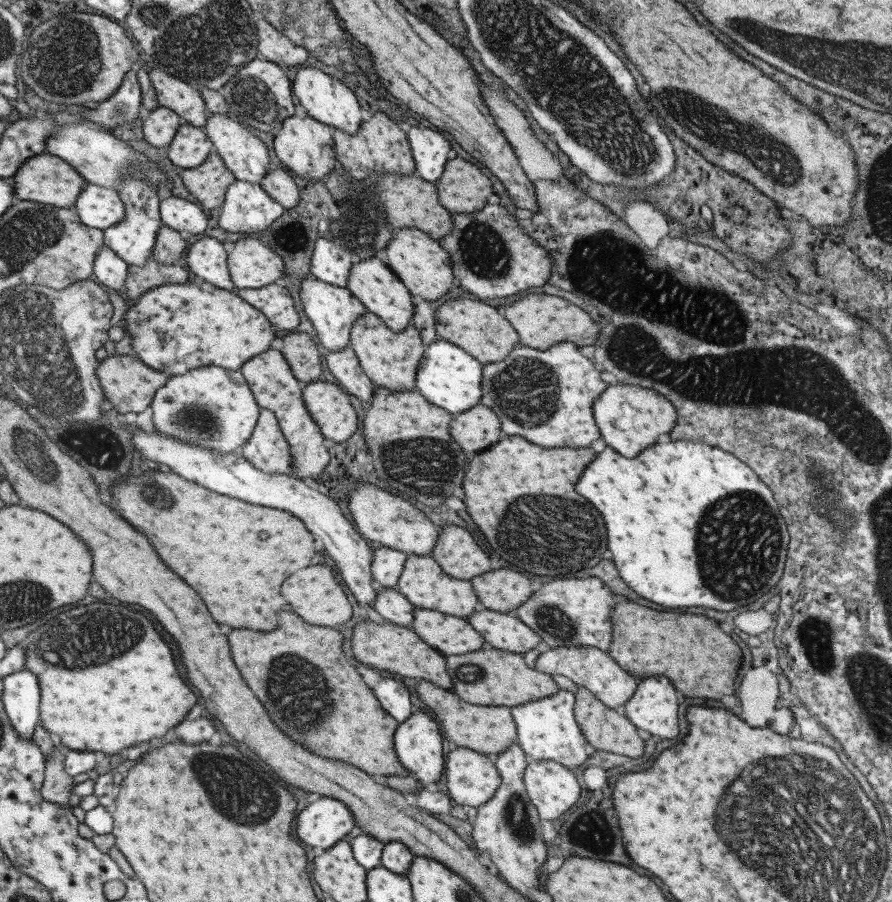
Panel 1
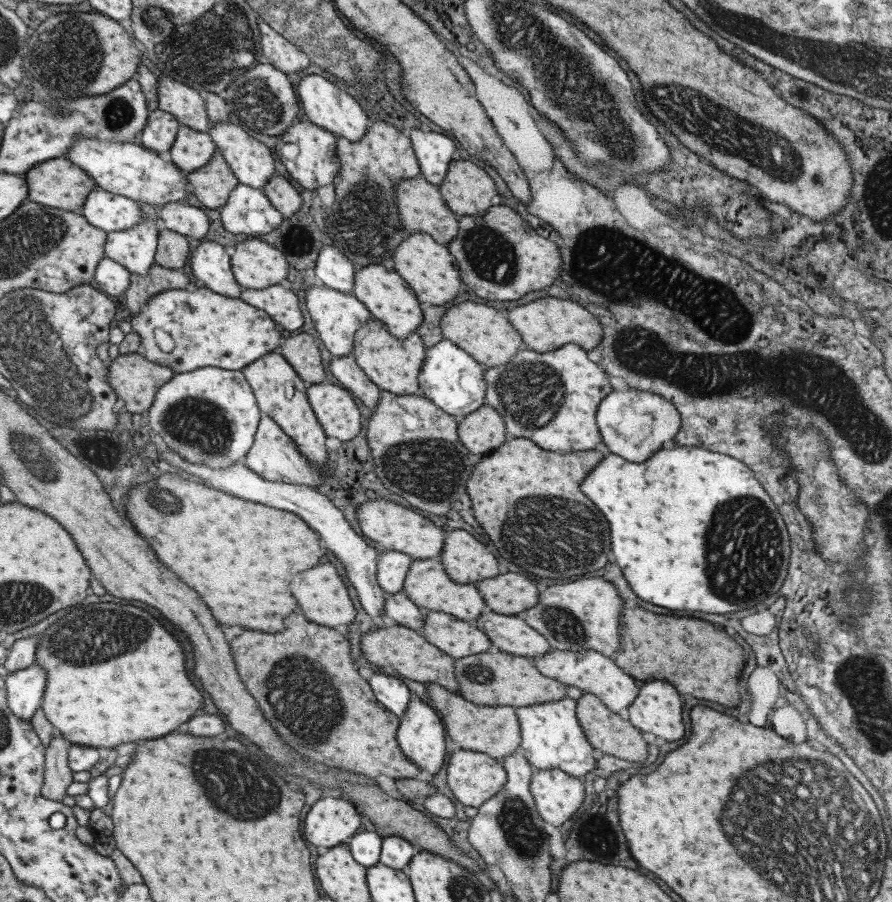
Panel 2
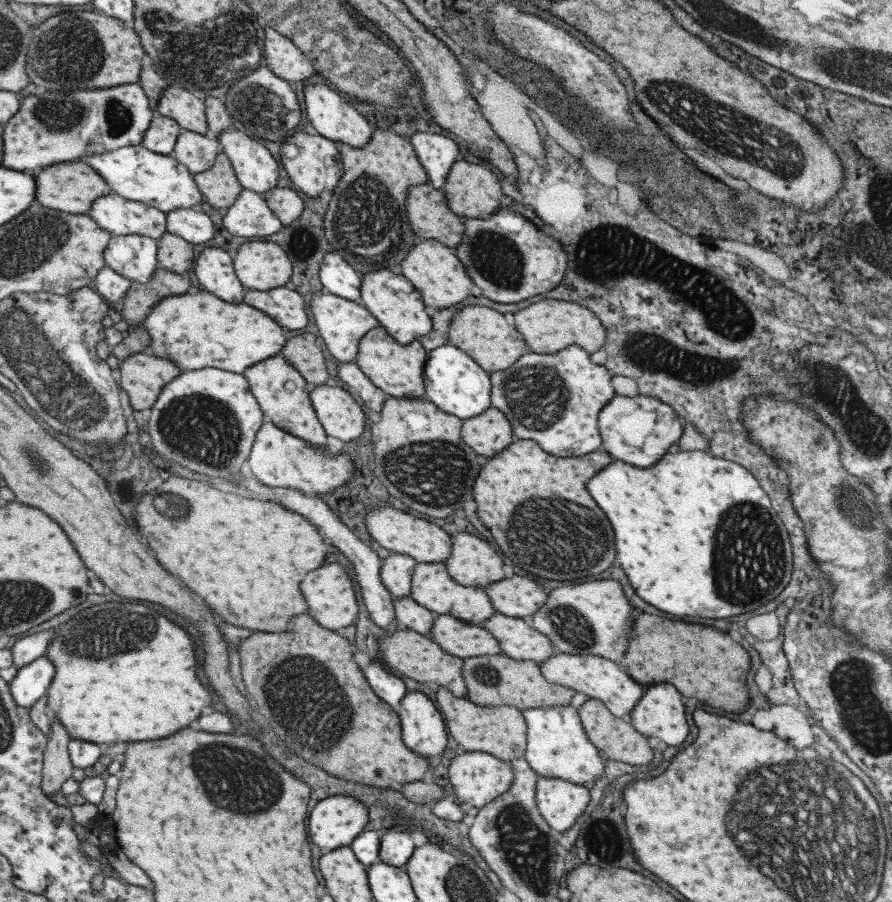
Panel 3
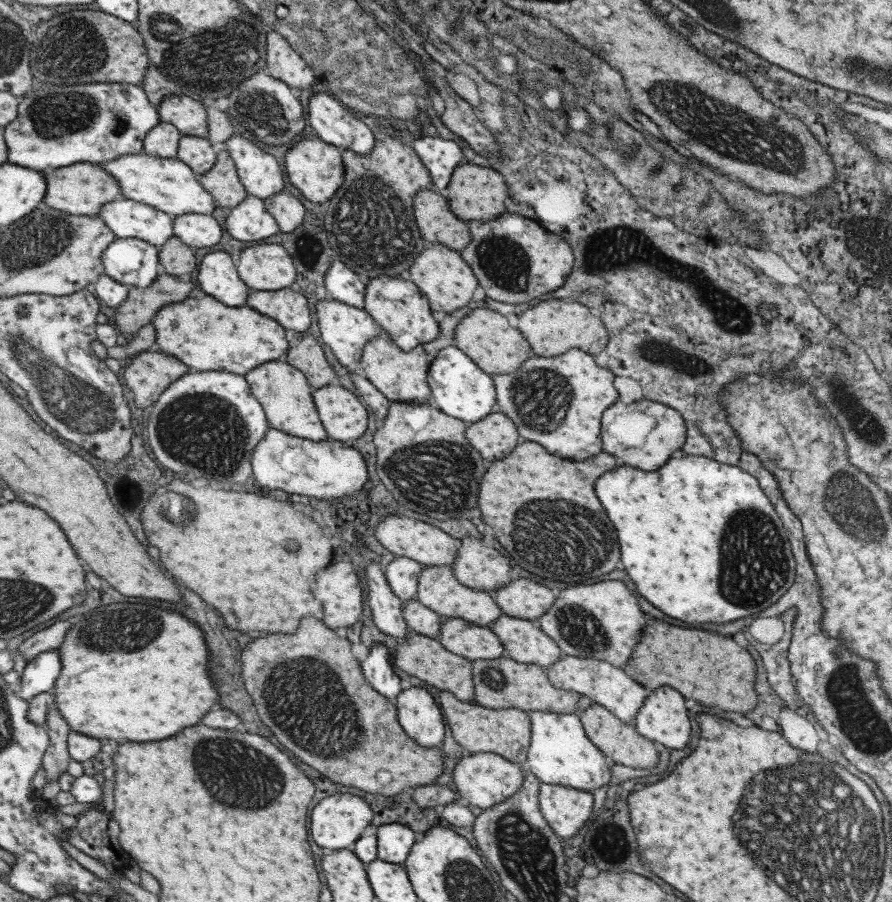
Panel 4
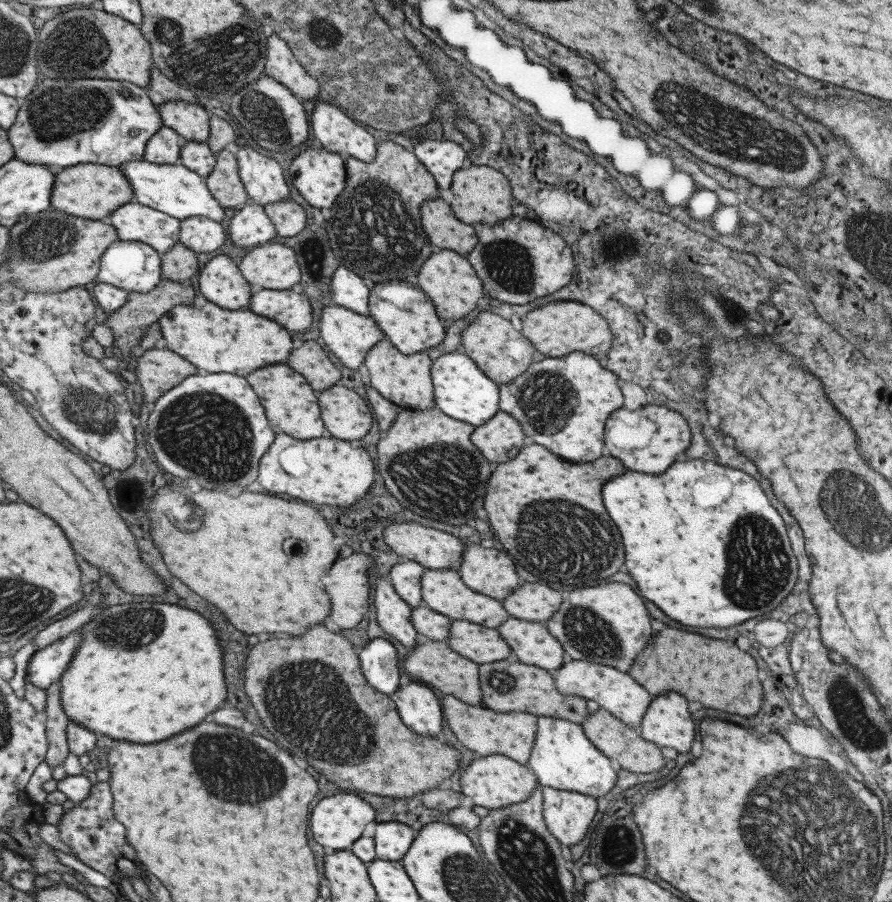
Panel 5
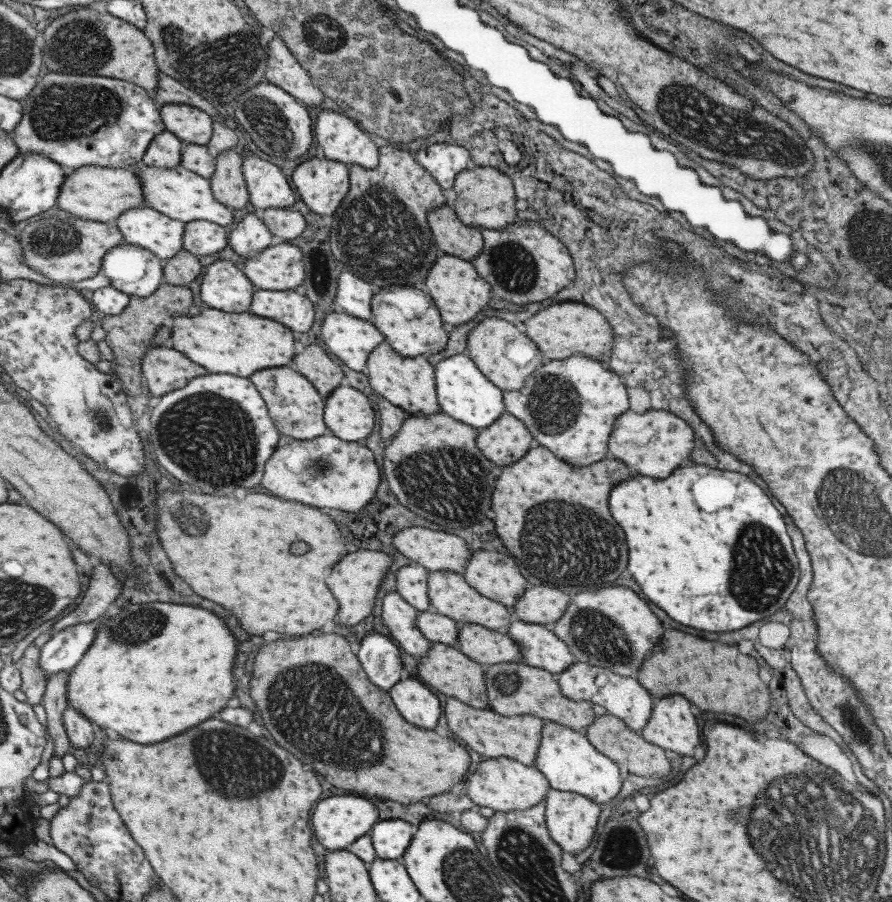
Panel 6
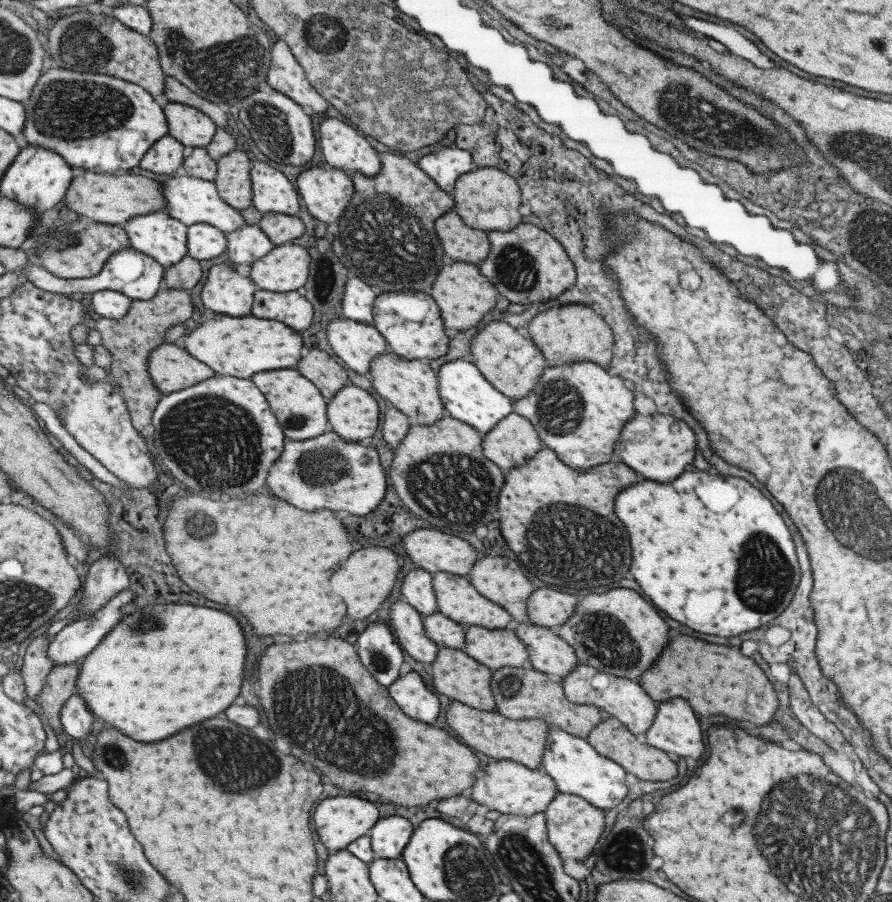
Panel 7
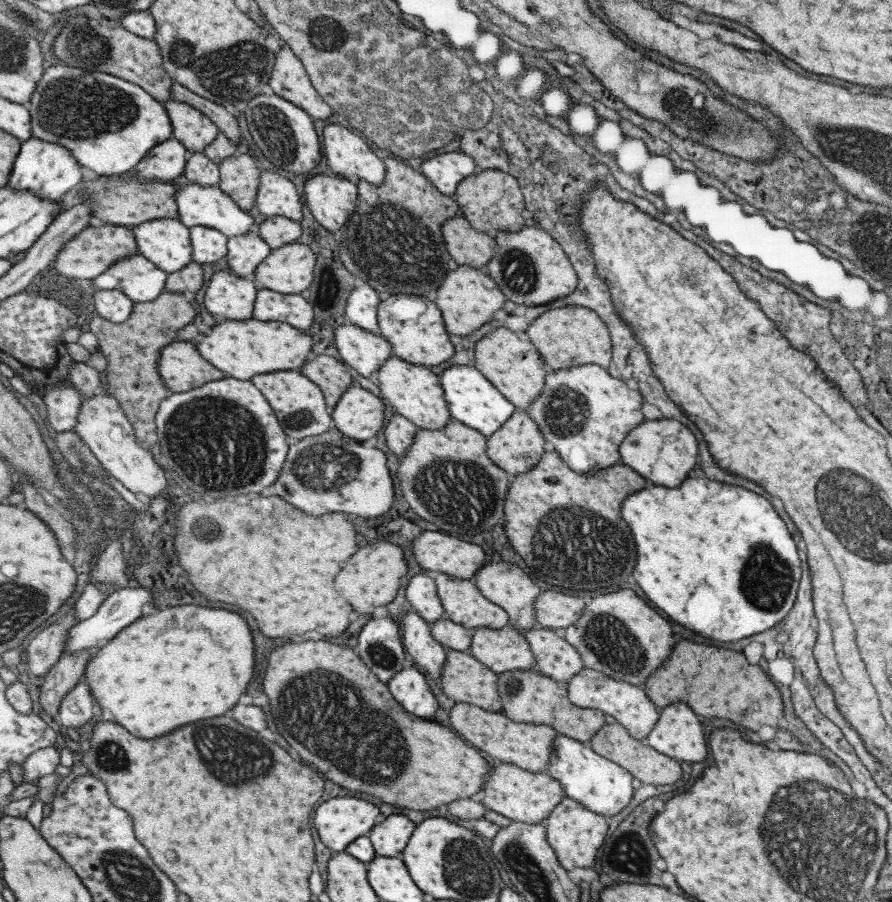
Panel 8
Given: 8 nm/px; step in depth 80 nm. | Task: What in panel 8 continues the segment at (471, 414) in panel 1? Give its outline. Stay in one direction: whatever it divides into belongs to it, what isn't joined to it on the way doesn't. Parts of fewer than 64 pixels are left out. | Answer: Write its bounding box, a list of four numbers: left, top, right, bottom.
[485,411,545,478]

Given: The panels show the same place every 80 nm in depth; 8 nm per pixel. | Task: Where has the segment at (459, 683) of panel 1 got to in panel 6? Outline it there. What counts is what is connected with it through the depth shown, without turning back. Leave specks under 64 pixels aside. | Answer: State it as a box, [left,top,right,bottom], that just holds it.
[484,662,594,734]

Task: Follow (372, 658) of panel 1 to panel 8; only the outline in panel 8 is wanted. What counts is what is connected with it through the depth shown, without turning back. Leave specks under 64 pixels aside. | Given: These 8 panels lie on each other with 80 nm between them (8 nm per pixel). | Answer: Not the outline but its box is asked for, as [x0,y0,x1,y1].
[439,649,502,713]

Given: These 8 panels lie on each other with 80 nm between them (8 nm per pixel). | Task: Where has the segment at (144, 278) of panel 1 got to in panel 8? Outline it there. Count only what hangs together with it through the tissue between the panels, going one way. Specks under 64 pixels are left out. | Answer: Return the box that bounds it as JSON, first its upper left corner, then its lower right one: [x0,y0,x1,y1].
[89,290,197,444]

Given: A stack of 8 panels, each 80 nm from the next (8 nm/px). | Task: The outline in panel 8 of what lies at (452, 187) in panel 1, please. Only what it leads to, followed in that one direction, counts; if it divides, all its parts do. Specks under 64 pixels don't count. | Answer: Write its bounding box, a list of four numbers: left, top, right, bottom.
[455,169,528,235]

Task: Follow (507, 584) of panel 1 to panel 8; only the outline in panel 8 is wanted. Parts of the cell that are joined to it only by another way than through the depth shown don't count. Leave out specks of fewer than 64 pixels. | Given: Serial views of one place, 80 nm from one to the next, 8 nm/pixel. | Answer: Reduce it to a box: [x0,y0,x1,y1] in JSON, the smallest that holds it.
[533,590,583,629]

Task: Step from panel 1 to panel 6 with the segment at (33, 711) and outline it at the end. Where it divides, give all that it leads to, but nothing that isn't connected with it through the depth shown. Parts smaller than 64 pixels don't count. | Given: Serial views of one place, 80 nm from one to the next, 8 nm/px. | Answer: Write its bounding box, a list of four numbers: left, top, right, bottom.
[37,620,98,678]

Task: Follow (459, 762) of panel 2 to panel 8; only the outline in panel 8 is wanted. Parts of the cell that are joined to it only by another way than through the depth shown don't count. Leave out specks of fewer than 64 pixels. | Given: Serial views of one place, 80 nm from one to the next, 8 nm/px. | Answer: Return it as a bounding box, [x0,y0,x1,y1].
[480,761,566,824]

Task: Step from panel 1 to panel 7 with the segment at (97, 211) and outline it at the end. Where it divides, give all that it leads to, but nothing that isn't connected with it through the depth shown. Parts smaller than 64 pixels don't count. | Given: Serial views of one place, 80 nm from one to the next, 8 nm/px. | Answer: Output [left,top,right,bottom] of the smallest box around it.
[121,211,186,270]

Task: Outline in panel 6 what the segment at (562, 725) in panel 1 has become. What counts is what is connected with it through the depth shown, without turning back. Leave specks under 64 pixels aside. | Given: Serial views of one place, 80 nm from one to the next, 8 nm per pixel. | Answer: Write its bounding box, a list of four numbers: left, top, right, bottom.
[533,721,622,804]

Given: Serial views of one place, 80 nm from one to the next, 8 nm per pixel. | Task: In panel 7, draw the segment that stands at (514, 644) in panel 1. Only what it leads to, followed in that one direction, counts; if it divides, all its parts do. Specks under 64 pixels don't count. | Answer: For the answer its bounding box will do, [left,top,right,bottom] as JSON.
[511,622,579,680]

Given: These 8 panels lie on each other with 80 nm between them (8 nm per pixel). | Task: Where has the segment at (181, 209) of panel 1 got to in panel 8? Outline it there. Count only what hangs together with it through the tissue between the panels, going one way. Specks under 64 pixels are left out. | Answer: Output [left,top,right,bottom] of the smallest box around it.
[188,226,227,265]

